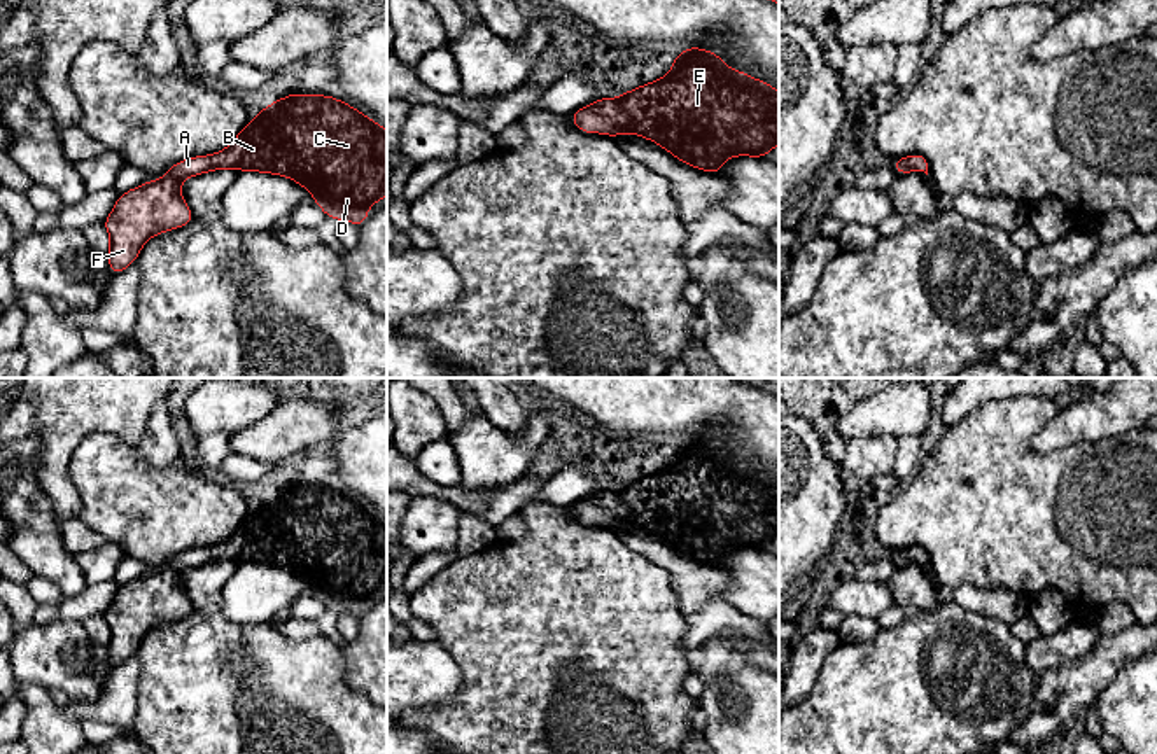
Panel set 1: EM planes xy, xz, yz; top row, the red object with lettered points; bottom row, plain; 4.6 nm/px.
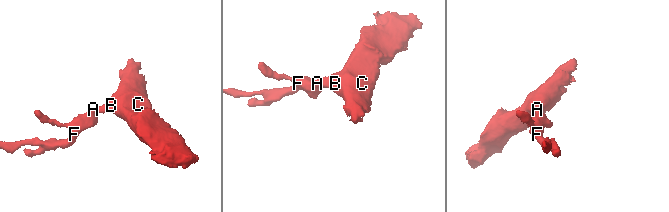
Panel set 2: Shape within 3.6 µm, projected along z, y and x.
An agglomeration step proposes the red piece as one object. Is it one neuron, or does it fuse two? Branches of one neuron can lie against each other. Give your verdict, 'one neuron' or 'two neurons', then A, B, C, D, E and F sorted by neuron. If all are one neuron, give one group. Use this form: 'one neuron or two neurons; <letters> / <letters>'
one neuron; A B C D E F

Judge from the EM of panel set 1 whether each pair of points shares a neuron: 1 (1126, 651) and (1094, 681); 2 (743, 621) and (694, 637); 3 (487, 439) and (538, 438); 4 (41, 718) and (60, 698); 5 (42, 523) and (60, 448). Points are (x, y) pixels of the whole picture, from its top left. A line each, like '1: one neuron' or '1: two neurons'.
1: one neuron
2: one neuron
3: one neuron
4: two neurons
5: two neurons

